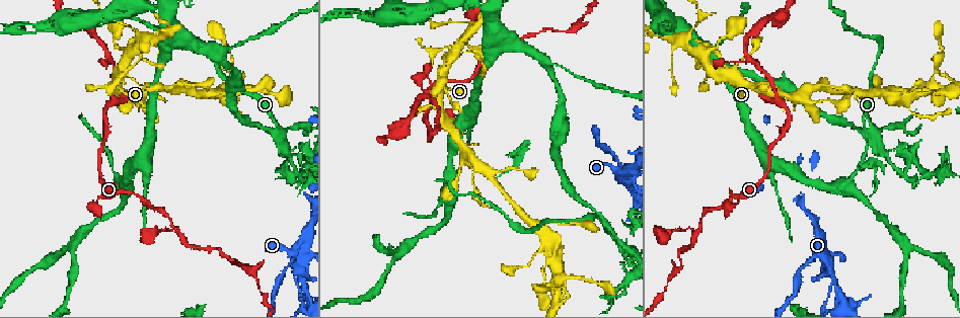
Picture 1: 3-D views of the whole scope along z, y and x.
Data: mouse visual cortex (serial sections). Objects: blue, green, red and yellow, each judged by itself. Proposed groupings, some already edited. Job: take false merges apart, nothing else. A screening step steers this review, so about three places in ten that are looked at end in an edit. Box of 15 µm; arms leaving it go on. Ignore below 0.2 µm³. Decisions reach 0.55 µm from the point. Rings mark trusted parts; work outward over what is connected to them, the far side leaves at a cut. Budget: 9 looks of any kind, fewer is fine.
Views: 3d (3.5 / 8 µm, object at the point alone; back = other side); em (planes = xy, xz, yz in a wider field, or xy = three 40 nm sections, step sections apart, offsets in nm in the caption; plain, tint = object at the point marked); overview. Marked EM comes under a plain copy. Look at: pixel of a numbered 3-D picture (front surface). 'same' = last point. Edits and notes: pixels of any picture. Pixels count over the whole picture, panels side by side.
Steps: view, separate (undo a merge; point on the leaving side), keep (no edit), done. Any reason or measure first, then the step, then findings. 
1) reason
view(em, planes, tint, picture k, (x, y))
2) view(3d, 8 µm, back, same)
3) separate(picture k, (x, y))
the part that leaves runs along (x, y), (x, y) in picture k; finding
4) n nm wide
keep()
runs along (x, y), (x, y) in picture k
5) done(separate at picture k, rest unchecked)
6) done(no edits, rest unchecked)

side arm on a straight run
view(3d, 3.5 µm, picture 1, (178, 233))

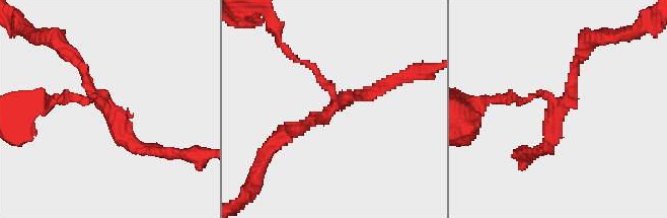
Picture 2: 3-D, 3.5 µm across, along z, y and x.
3 arms; arms of 100, 150, 200 nm; shape alone is not enough
view(em, xy, step 3, tint, picture 2, (107, 111))

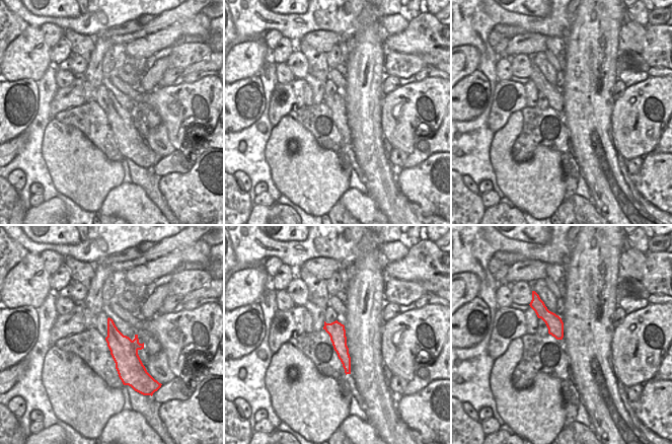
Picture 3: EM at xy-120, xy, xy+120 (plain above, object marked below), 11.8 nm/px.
view(em, planes, tint, same)

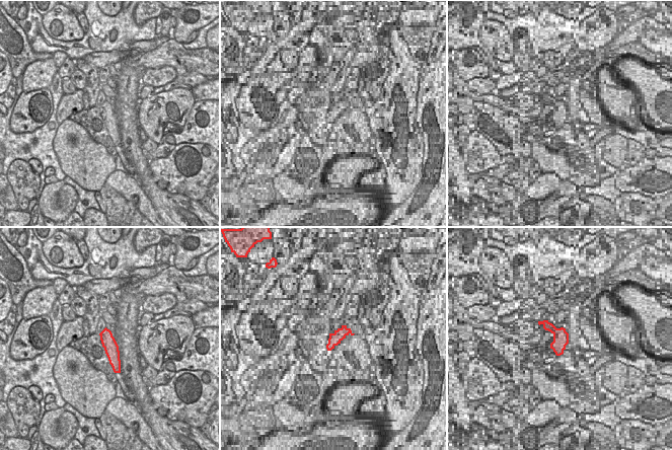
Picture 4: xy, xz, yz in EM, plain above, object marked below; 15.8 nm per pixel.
keep()
runs along (73, 57), (121, 132), (154, 150) in picture 2; all the same cell

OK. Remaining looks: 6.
view(3d, 8 µm, picture 1, (825, 256))

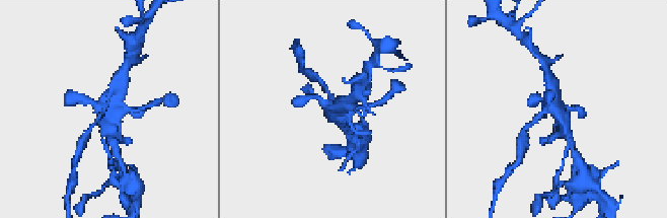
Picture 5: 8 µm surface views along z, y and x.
view(3d, 3.5 µm, back, picture 5, (103, 111))

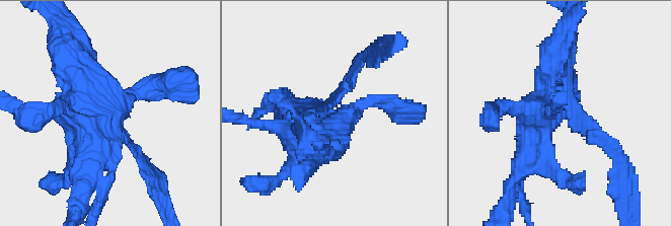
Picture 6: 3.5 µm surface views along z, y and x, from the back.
view(em, xy, step 2, tint, picture 6, (111, 115))

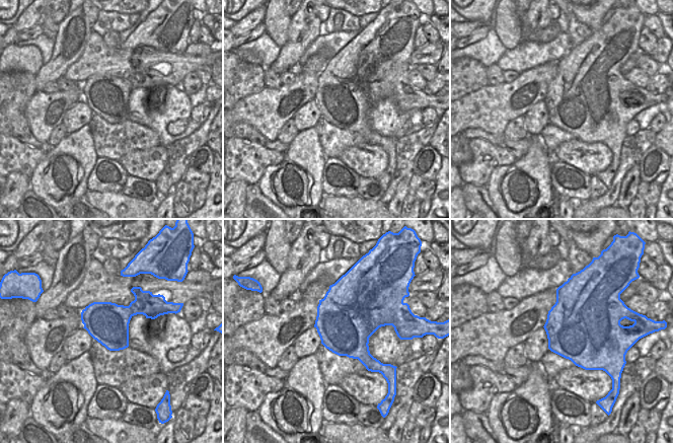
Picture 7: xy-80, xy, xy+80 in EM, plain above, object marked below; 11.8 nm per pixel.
separate(picture 6, (589, 140))
two cells meet here

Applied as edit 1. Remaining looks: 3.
four arms meet
view(3d, 3.5 µm, picture 1, (280, 127))

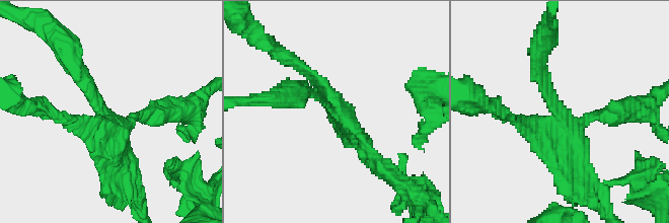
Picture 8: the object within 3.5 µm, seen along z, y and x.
shape alone is not enough
view(em, planes, tint, picture 8, (334, 108))

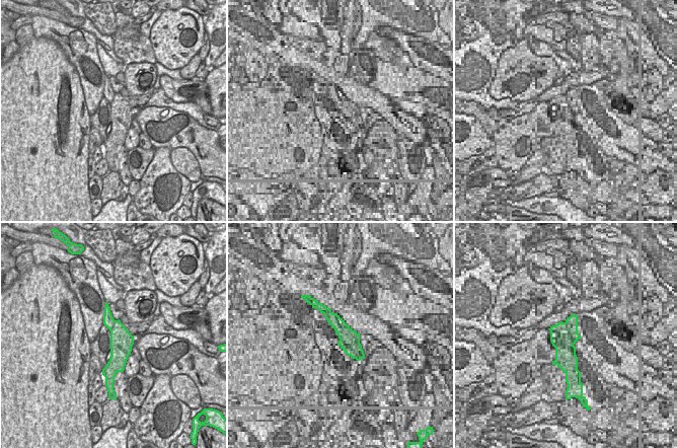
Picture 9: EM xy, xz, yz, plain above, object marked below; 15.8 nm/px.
separate(picture 8, (84, 131))
the part that leaves runs along (107, 120), (86, 129), (43, 107) in picture 8; two cells meet here

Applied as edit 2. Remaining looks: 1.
done(separate at picture 6, separate at picture 8, rest unchecked)

